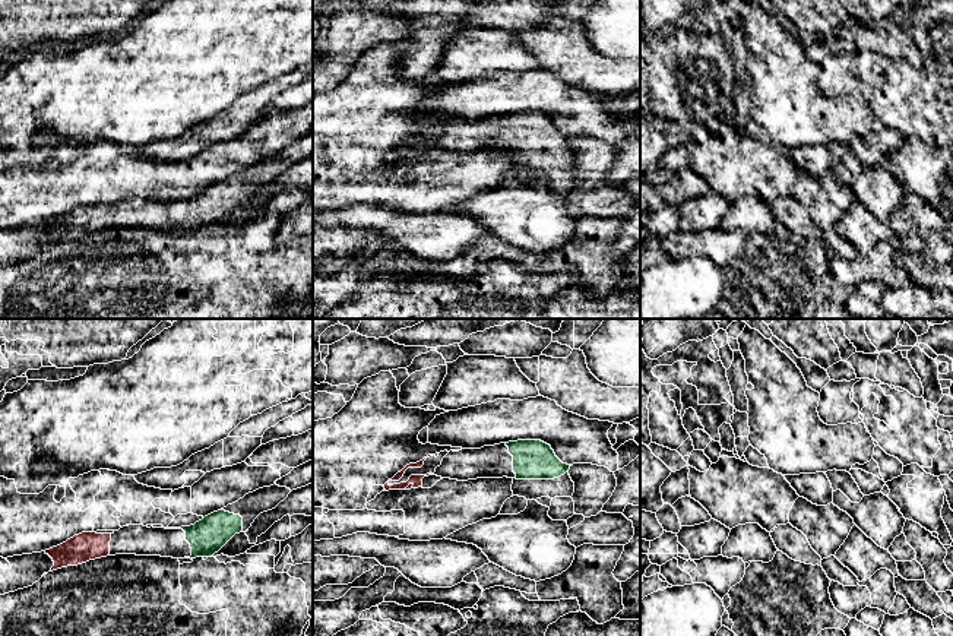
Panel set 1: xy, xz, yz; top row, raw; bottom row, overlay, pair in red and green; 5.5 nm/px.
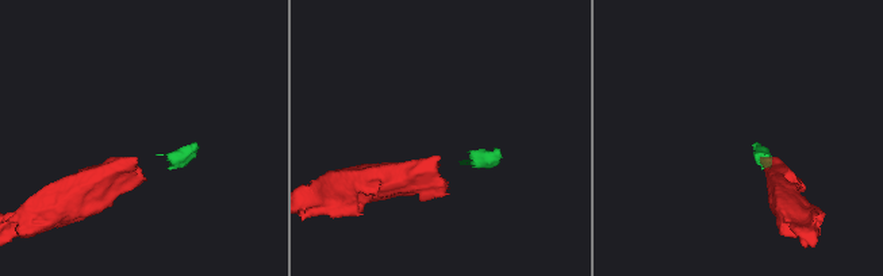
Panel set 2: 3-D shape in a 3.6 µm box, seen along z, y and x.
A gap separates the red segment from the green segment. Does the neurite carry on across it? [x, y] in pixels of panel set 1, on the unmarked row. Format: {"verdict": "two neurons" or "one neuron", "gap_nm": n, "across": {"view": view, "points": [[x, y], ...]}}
{"verdict": "one neuron", "gap_nm": 300, "across": {"view": "xy", "points": [[110, 206], [165, 201]]}}

